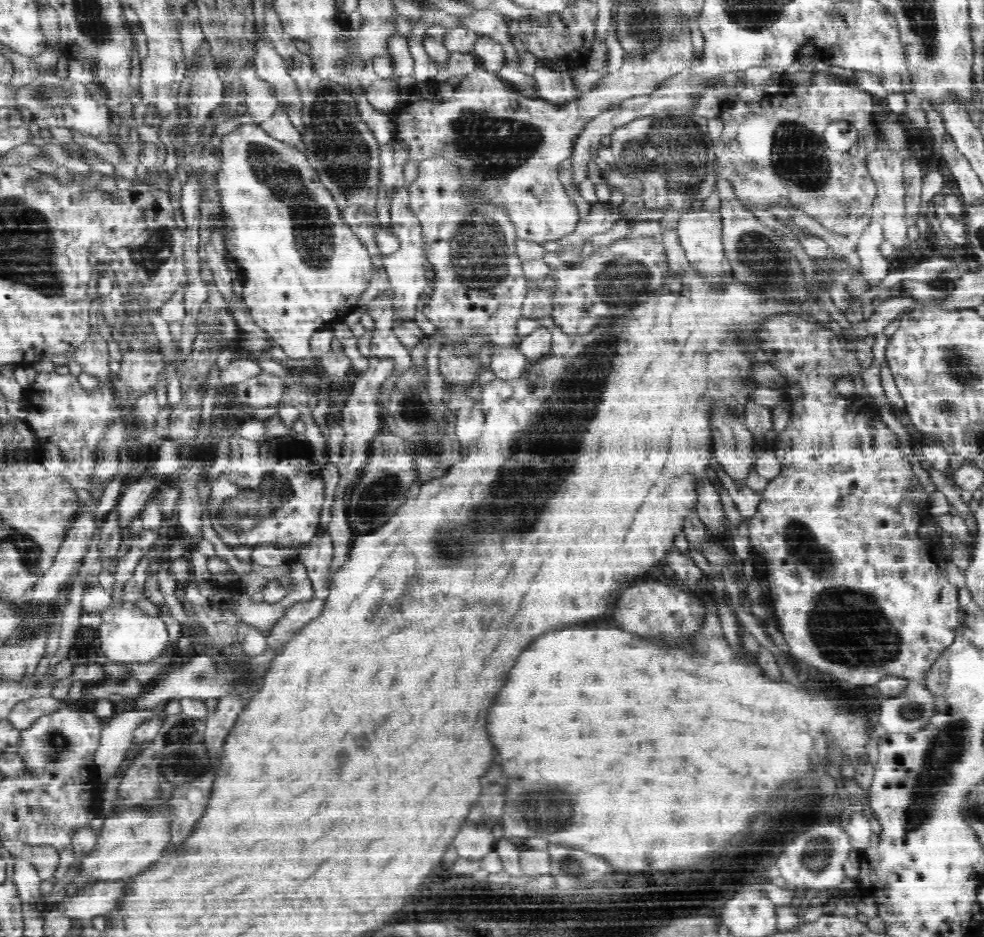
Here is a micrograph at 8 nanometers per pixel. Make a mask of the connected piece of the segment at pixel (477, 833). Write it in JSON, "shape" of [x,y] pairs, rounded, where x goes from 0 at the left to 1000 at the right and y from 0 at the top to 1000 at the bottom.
{"shape":[[[474,877],[465,885],[458,901],[462,903],[467,915],[484,918],[492,916],[503,899],[491,880]]]}

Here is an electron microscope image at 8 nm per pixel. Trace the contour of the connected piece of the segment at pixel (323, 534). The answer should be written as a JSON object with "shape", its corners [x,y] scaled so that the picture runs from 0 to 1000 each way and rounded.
{"shape":[[[325,555],[320,566],[319,574],[305,587],[303,599],[311,605],[320,635],[330,640],[334,634],[331,631],[330,610],[338,588],[337,571],[333,570],[333,565]]]}

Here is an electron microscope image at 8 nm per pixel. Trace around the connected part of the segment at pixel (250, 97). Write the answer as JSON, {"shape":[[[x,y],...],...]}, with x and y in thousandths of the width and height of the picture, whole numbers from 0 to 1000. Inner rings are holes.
{"shape":[[[255,73],[250,75],[243,86],[250,108],[250,122],[257,131],[267,130],[276,124],[276,120],[286,113],[278,89],[260,81]]]}

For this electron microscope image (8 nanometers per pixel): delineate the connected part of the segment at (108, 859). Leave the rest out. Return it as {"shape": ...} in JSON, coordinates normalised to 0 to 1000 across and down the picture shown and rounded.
{"shape":[[[135,862],[118,863],[117,869],[106,874],[98,901],[81,912],[77,931],[95,941],[119,941],[148,928],[161,919],[165,905],[173,896],[171,877],[171,864],[143,867]]]}

